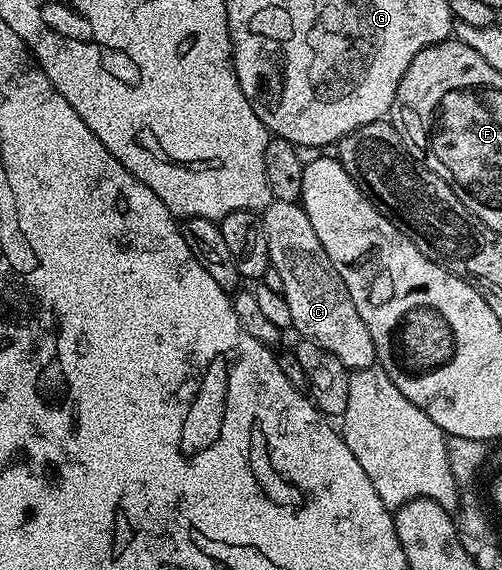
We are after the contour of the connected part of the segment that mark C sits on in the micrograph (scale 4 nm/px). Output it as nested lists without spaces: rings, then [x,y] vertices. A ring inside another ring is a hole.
[[[272,199],[261,215],[271,267],[281,274],[284,283],[283,297],[289,302],[291,328],[299,331],[302,339],[325,346],[349,370],[372,367],[376,363],[373,338],[369,338],[369,329],[361,322],[361,314],[357,314],[357,306],[353,306],[341,274],[329,262],[329,254],[325,254],[325,246],[321,246],[302,203]]]

